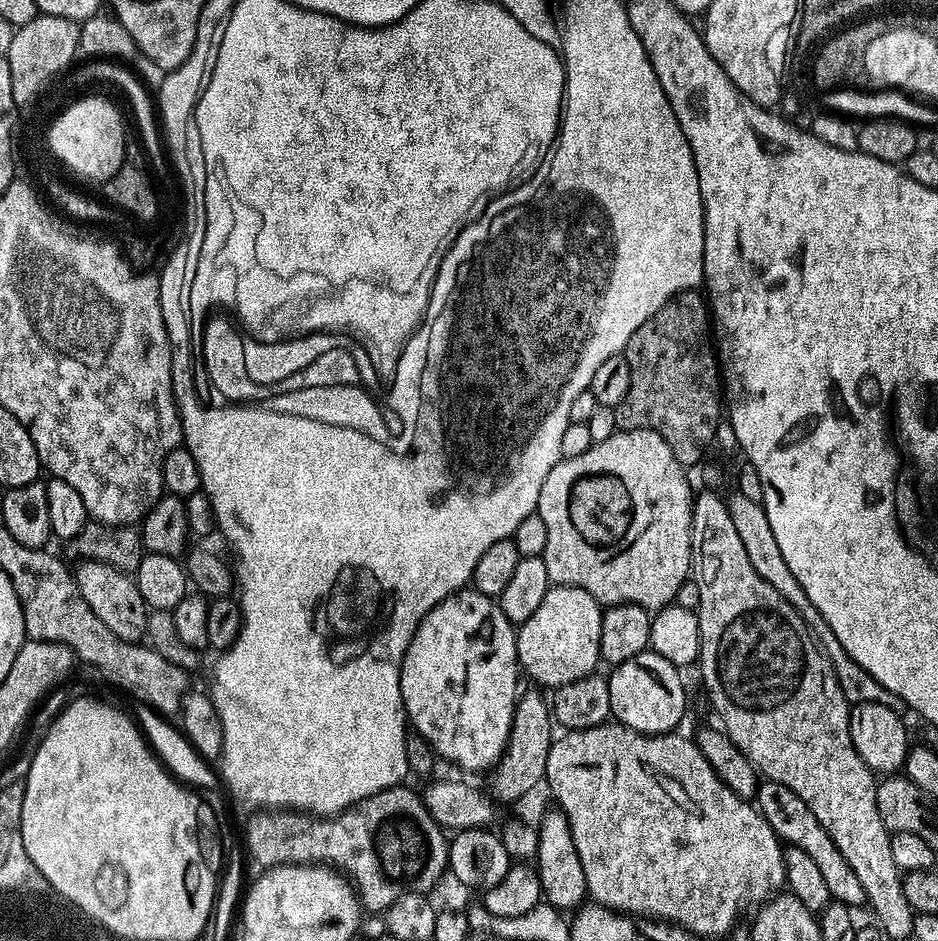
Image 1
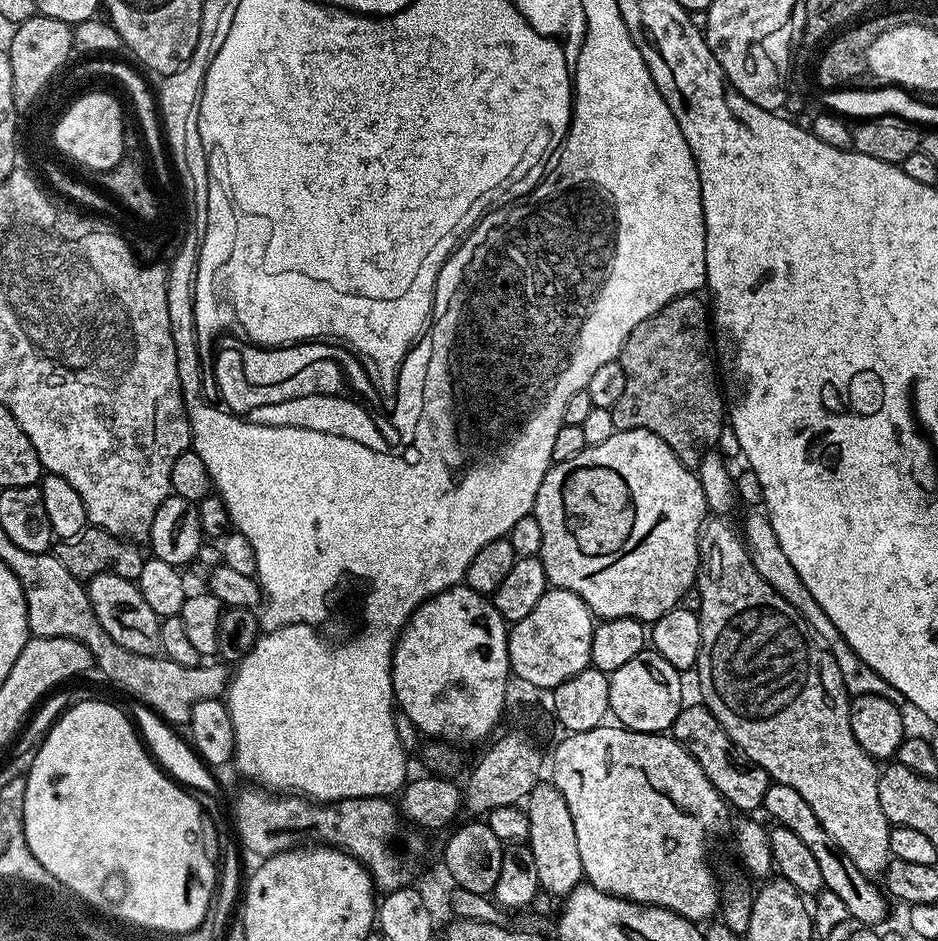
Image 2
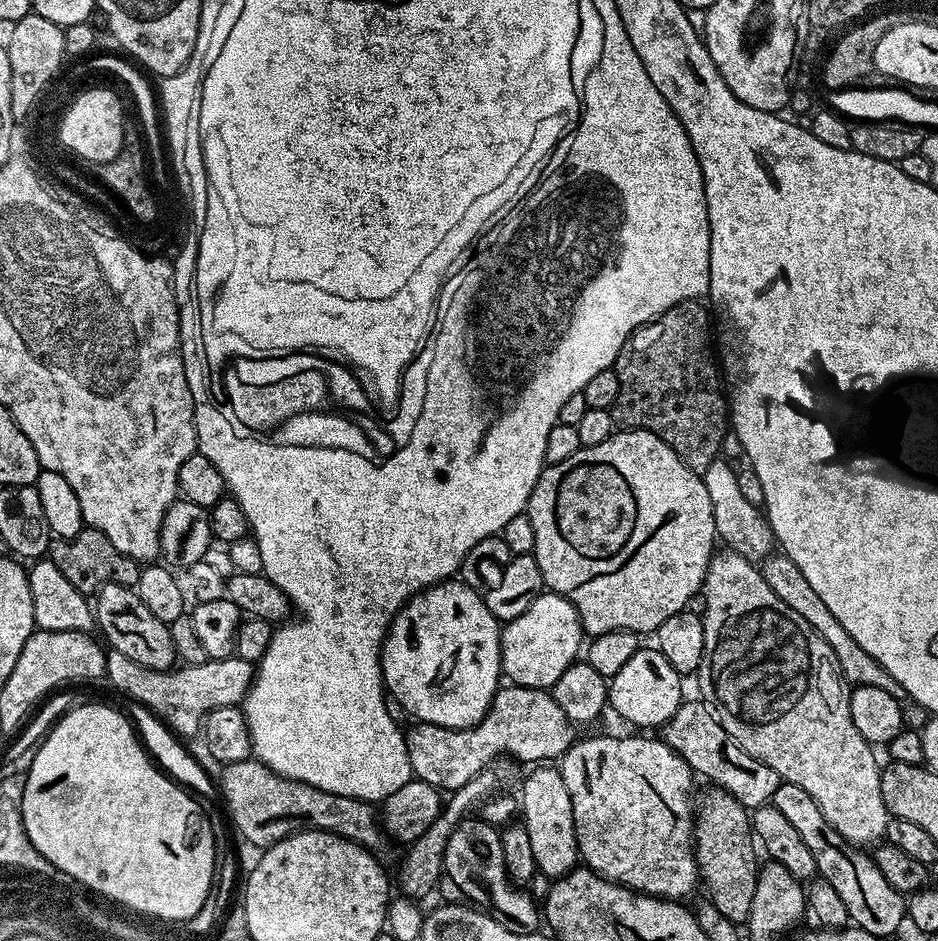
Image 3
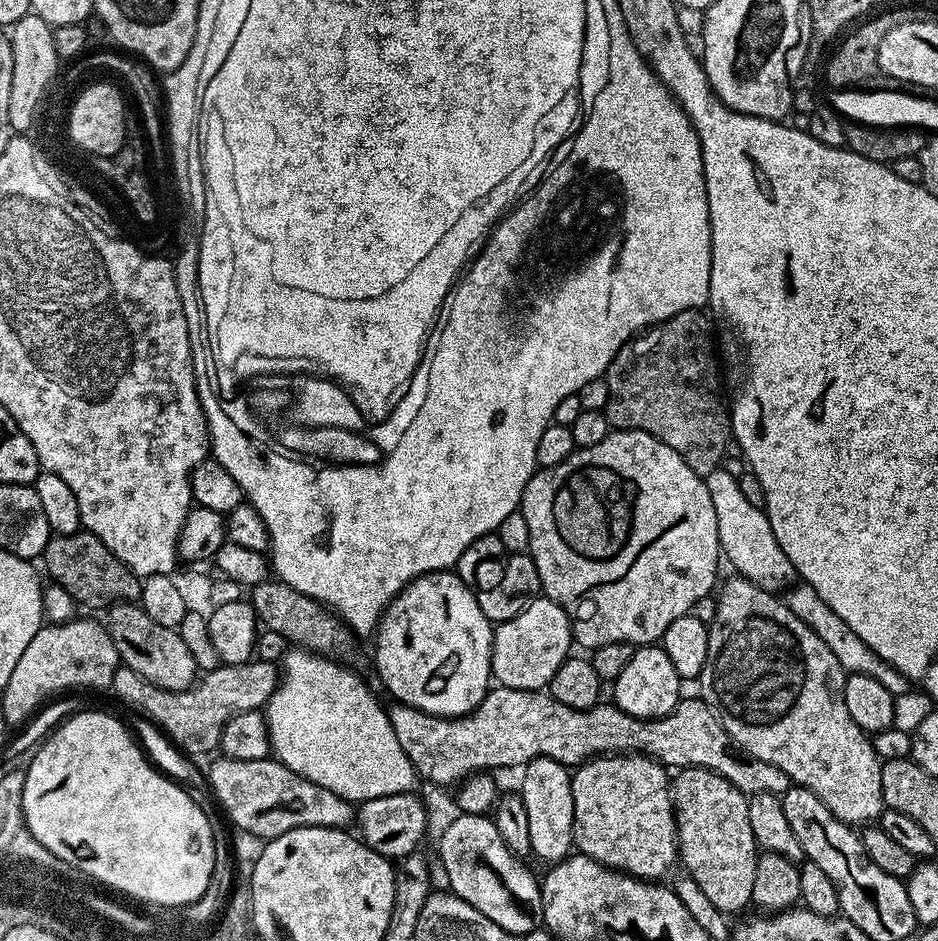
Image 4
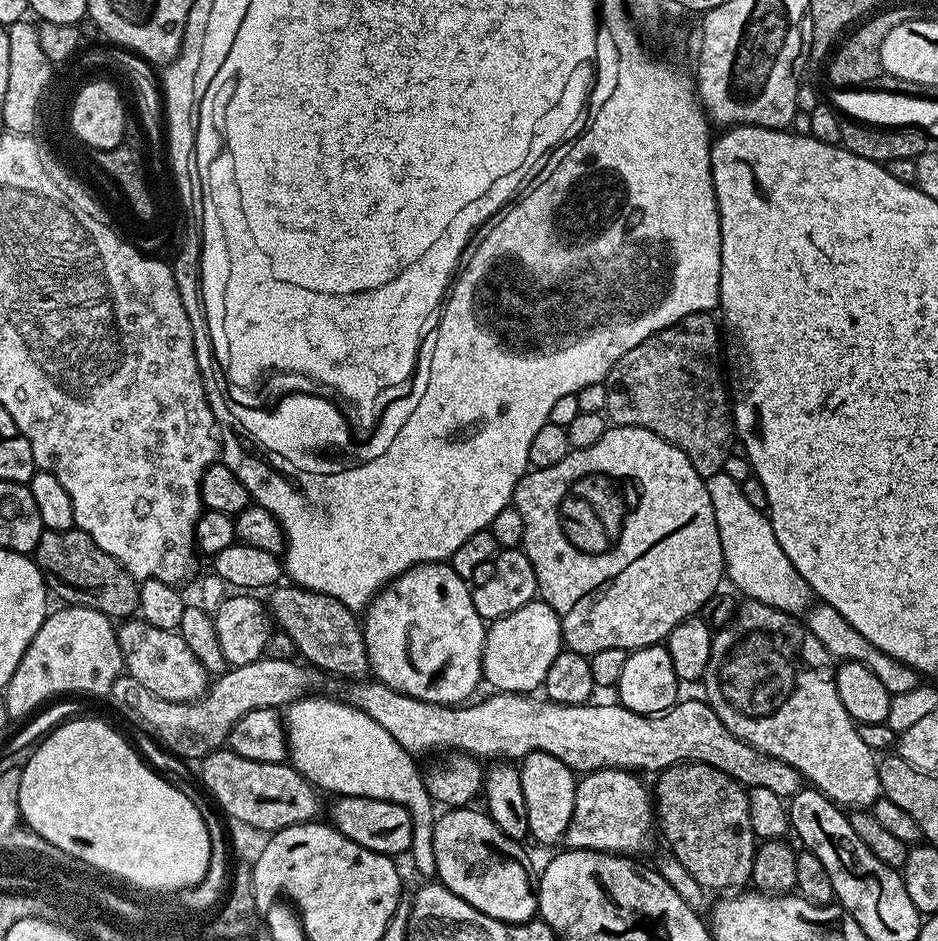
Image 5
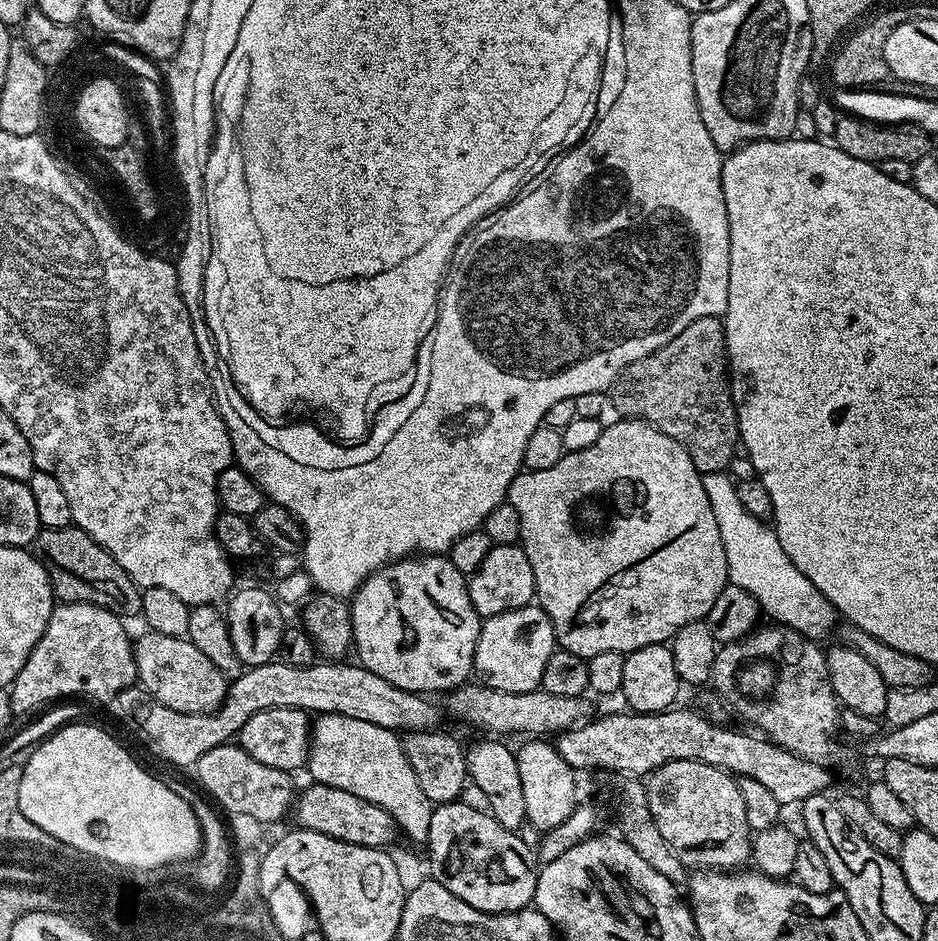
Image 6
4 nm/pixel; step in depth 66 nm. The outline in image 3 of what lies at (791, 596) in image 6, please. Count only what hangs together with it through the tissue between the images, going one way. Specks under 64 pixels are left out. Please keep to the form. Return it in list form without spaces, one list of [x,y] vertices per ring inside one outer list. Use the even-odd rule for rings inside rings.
[[[717,458],[702,474],[706,494],[710,494],[710,506],[714,506],[716,535],[723,543],[724,540],[728,543],[725,545],[731,551],[742,554],[747,560],[760,562],[773,549],[772,528],[768,525],[767,515],[741,493],[736,473],[737,469],[731,468],[724,458]]]

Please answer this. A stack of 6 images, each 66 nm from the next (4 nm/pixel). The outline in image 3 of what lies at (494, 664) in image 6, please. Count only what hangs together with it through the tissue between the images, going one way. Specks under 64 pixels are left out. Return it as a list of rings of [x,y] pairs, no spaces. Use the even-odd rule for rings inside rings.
[[[547,590],[541,592],[518,618],[507,621],[500,630],[500,666],[505,677],[521,688],[551,690],[571,664],[577,663],[580,646],[580,616],[565,596]]]

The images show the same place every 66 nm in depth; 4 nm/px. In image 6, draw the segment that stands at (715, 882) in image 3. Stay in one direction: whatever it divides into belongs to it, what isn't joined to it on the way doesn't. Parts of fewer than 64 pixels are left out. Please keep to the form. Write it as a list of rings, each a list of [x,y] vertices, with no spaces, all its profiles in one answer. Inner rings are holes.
[[[676,759],[649,773],[644,785],[654,824],[686,868],[733,871],[749,861],[752,831],[739,781],[731,773],[697,760]]]

